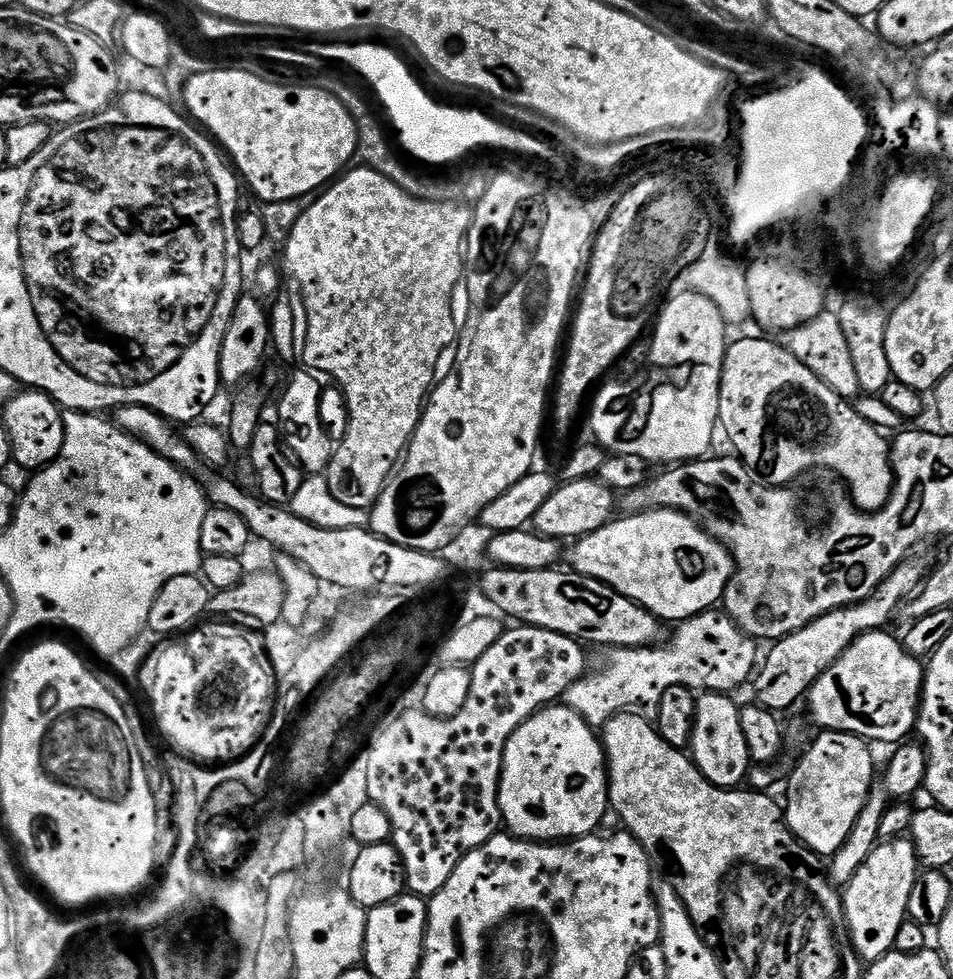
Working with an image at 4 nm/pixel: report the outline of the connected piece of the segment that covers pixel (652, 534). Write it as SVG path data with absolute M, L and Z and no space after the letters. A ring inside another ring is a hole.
M654 508L646 512L624 514L608 521L606 526L579 537L567 549L567 567L586 578L594 578L613 588L618 594L630 598L661 622L683 622L698 614L715 609L723 601L724 591L730 582L736 564L725 544L700 527L692 517L672 508Z

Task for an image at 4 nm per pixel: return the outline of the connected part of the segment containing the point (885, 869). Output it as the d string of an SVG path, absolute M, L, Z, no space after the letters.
M911 839L885 840L877 843L870 858L858 866L858 874L843 885L844 921L848 923L852 948L861 961L881 960L895 949L898 930L908 919L910 890L914 890L914 882L921 871L922 865Z

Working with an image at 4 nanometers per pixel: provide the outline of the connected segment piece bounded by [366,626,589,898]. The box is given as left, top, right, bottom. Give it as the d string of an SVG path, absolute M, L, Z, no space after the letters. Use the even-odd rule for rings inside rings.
M509 627L500 635L498 642L494 642L494 646L490 646L490 650L486 650L486 654L482 654L482 658L478 658L478 662L471 665L470 698L466 698L466 706L462 706L462 710L458 710L458 714L454 714L445 720L438 720L435 716L431 716L431 714L423 710L417 710L417 712L412 712L416 710L404 710L408 712L402 713L397 720L390 721L373 738L372 745L366 749L366 755L369 758L367 763L368 798L371 803L377 804L386 814L390 829L390 842L396 848L396 853L399 854L400 861L404 864L406 888L413 896L430 898L434 894L438 894L438 890L442 890L442 886L446 886L446 882L450 882L450 874L454 874L458 862L462 862L462 858L466 854L470 854L475 848L482 846L489 838L501 831L502 821L500 818L498 790L500 789L500 771L504 761L506 742L514 734L514 730L518 730L518 726L522 726L522 722L529 720L541 708L555 705L563 697L564 692L570 690L570 686L574 686L574 682L578 682L586 675L586 669L589 667L589 665L587 666L588 660L584 657L583 650L585 651L585 649L579 639L563 636L545 628L512 627L516 628Z

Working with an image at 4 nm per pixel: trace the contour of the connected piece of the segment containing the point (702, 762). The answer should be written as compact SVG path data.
M706 692L695 699L690 755L696 763L696 769L714 786L735 789L743 785L740 783L750 769L746 734L742 734L740 721L741 705L735 704L733 697L723 692Z

